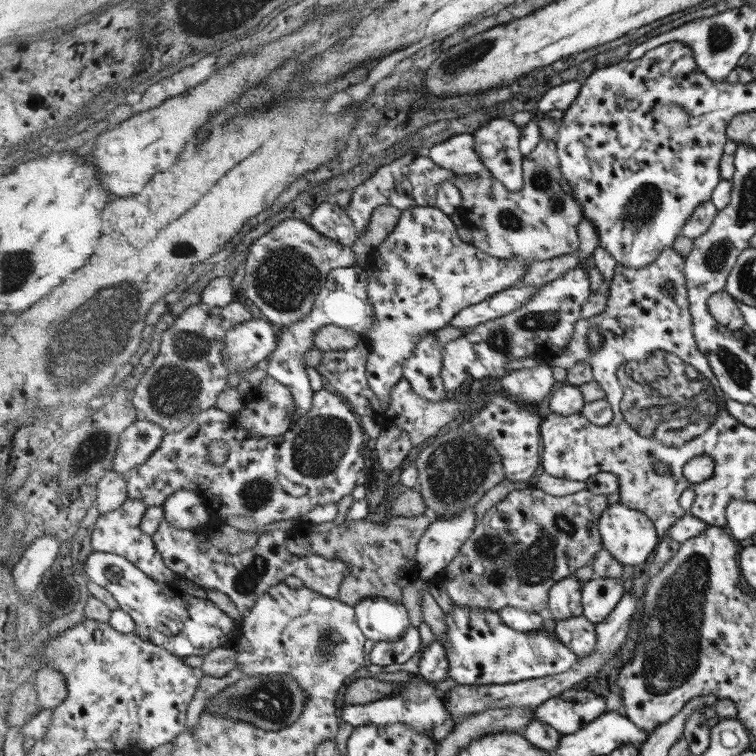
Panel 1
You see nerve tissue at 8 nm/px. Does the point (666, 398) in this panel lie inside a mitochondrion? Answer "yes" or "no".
yes

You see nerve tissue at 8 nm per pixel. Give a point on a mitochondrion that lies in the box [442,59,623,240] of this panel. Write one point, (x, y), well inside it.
(543, 181)

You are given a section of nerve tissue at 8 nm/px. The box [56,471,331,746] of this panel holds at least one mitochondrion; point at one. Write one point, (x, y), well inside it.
(271, 701)

